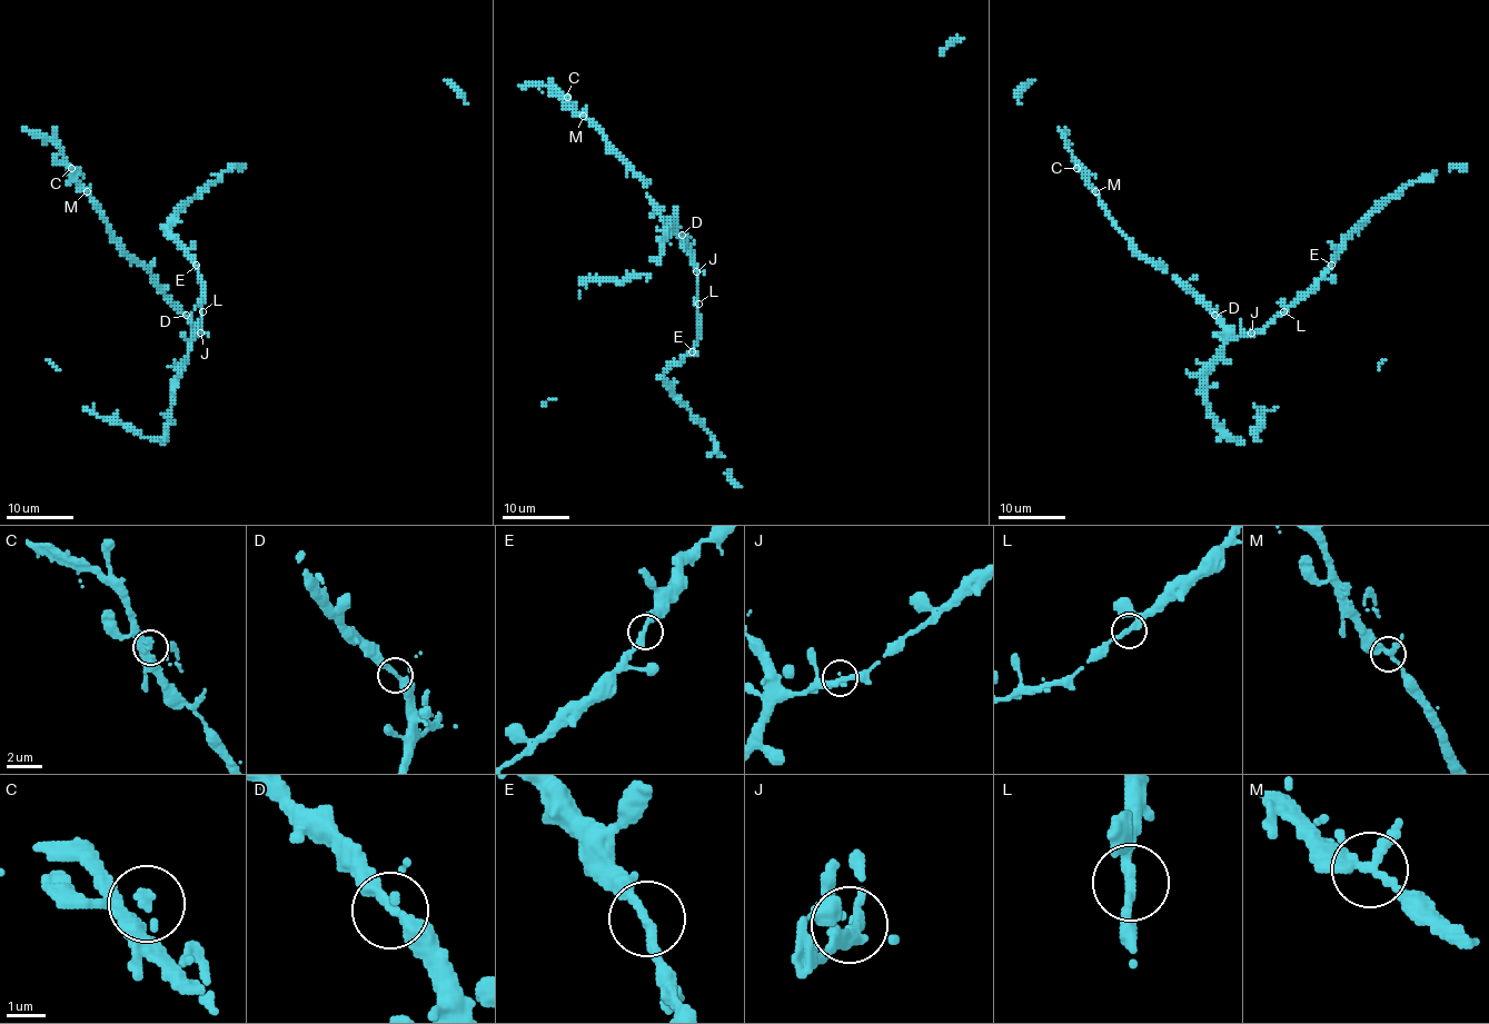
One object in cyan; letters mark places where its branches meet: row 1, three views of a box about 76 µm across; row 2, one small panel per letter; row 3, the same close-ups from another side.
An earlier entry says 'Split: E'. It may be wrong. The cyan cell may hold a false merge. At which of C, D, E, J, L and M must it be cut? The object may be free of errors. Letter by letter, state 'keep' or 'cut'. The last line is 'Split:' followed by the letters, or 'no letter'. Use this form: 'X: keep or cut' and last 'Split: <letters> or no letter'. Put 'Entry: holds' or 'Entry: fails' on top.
Entry: fails
C: keep
D: keep
E: keep
J: keep
L: keep
M: keep
Split: no letter

